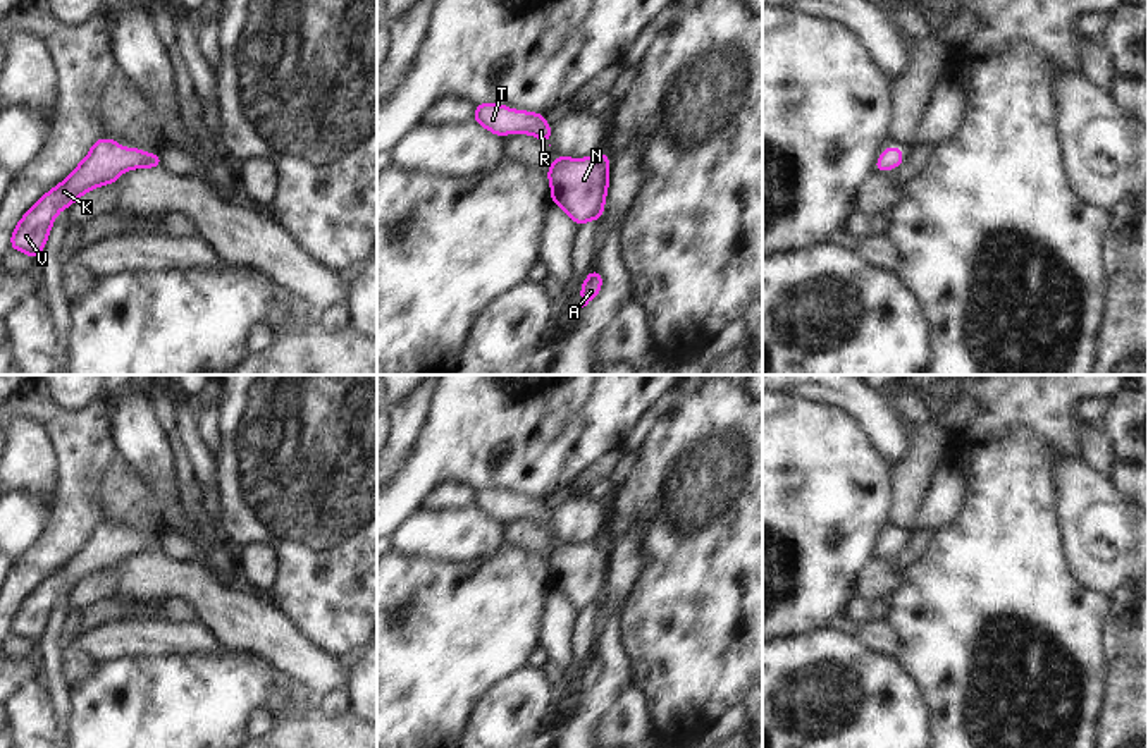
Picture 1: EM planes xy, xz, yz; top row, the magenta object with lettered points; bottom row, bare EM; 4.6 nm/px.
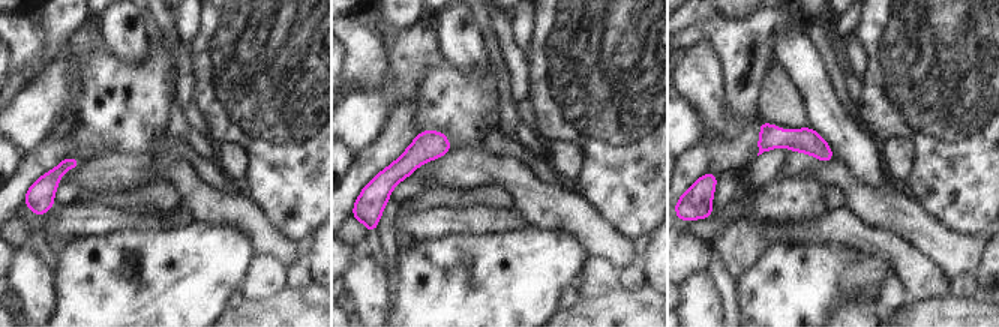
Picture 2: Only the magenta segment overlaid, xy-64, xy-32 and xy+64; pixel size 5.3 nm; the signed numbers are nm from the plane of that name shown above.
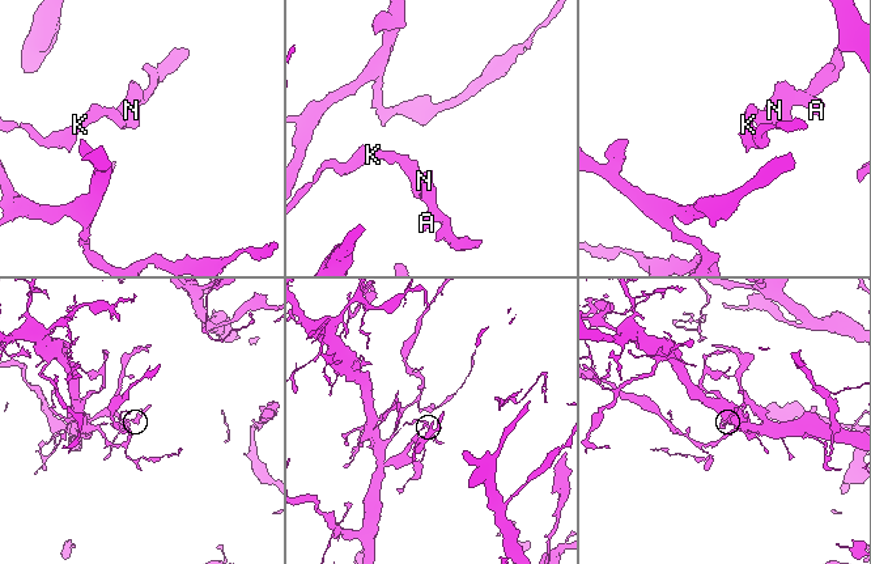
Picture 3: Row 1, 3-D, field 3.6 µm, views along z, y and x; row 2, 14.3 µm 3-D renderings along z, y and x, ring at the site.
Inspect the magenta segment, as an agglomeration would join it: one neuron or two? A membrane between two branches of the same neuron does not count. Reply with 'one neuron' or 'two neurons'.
one neuron

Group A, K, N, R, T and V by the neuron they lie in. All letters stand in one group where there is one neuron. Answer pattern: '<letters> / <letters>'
A K N R T V

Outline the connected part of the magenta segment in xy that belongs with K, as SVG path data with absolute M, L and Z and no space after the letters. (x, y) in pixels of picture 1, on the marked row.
M96 139L89 155L79 162L76 170L24 213L12 232L10 248L38 261L52 224L62 208L69 208L84 193L98 186L115 182L124 170L139 167L162 167L162 156L136 148L122 150L115 139Z

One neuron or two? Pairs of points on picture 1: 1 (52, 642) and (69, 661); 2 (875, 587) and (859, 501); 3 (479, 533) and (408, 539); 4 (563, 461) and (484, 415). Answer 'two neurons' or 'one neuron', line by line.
1: two neurons
2: two neurons
3: one neuron
4: one neuron

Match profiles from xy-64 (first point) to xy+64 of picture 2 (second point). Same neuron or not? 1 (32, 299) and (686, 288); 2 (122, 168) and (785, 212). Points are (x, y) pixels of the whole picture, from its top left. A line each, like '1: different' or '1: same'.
1: same
2: different

